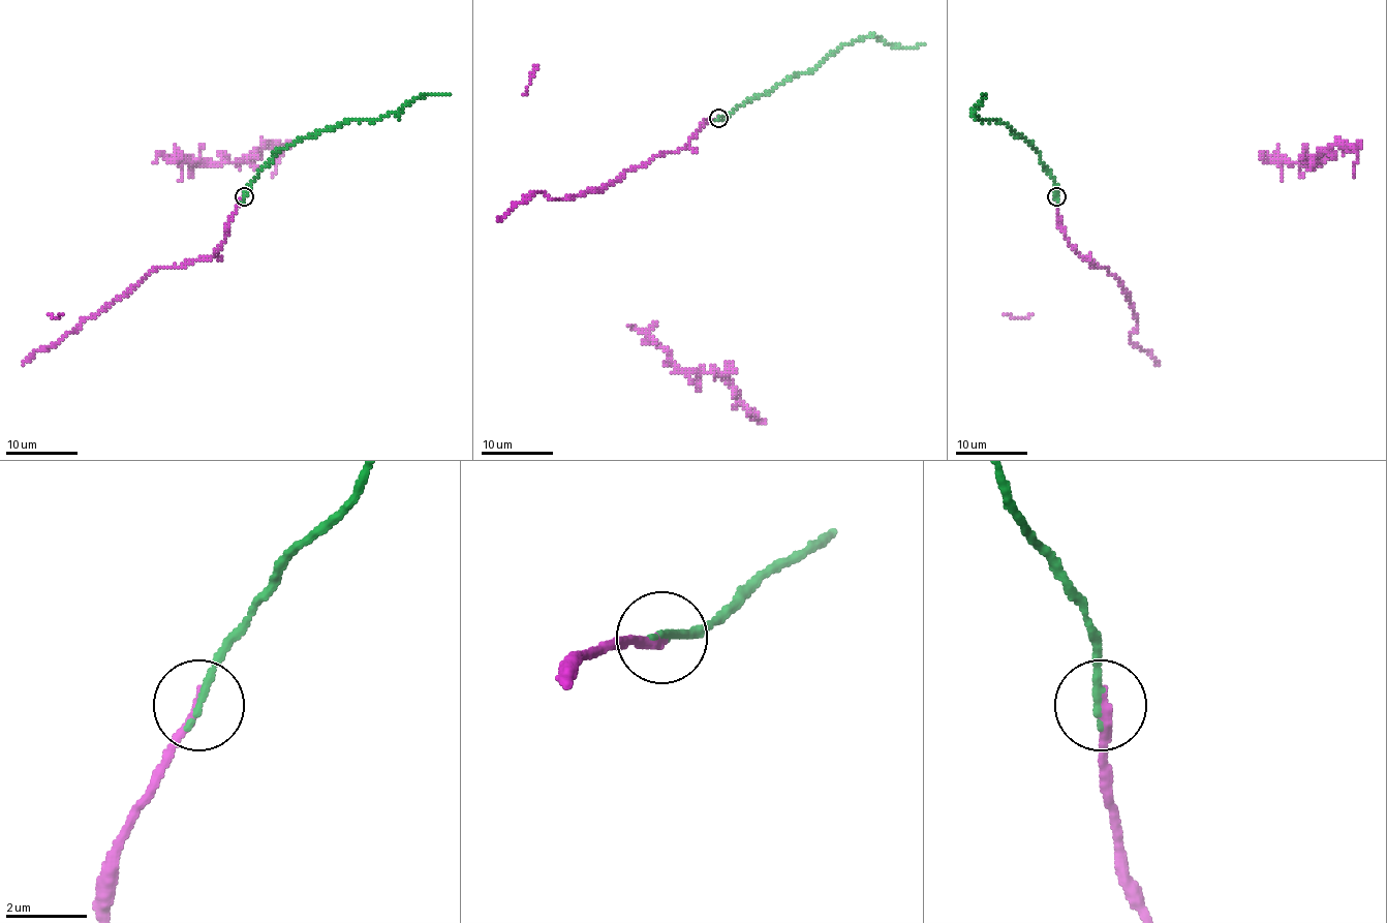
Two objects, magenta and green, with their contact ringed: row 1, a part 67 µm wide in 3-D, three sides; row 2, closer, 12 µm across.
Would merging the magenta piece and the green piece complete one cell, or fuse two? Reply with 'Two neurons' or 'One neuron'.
Two neurons

